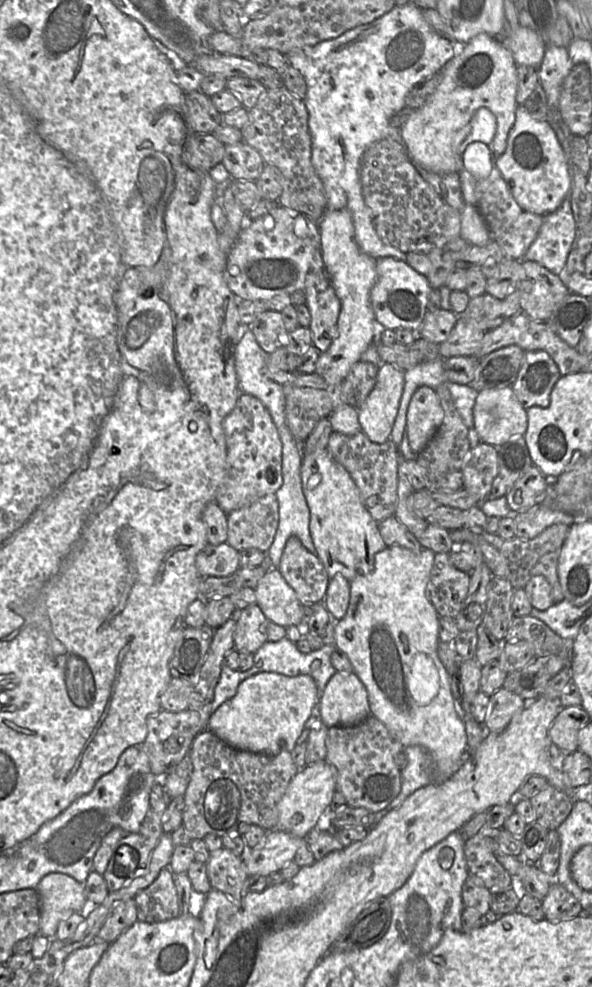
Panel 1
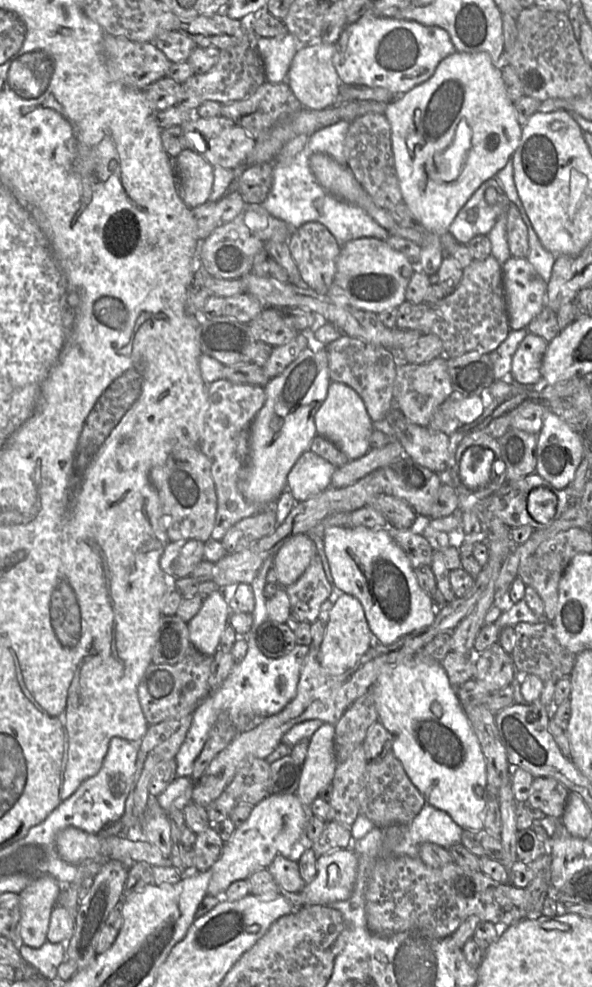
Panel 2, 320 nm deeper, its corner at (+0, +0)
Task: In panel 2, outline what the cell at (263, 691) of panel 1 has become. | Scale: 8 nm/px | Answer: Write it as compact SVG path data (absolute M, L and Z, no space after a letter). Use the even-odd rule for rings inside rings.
M342 594L332 605L325 627L325 635L319 649L319 662L327 673L343 674L357 664L372 646L372 640L374 640L373 634L360 601L349 594Z

